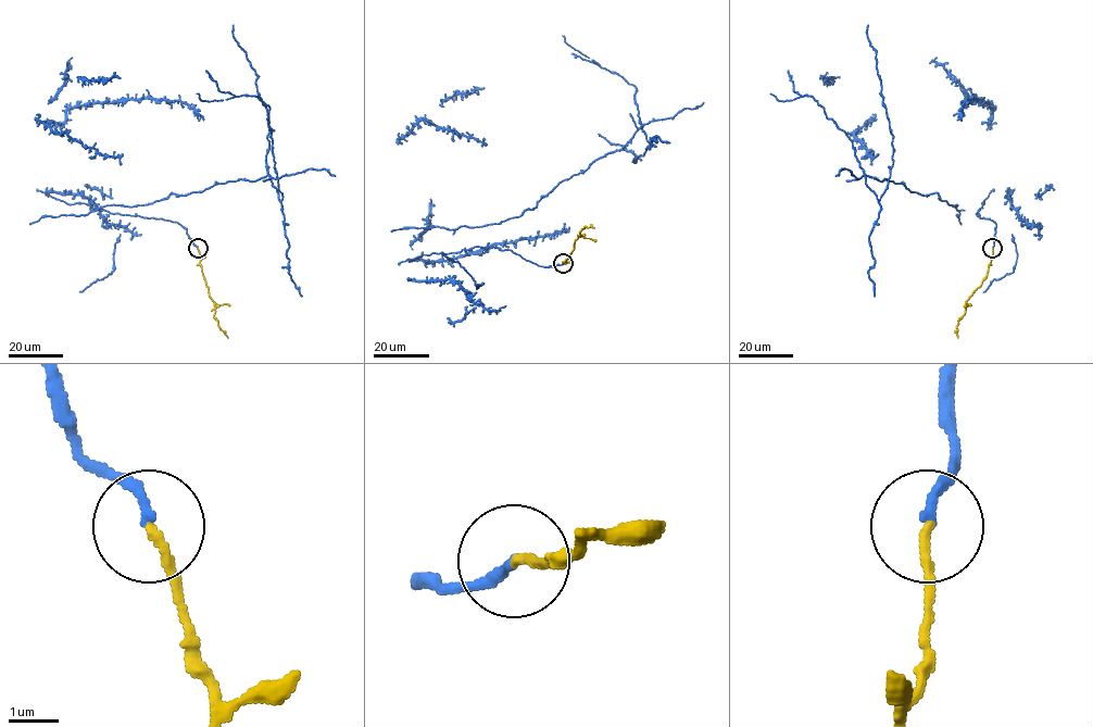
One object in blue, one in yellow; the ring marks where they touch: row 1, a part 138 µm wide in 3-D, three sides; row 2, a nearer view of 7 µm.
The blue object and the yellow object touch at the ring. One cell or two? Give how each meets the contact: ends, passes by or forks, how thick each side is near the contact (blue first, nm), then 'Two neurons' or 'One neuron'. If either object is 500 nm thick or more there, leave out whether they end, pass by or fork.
At the ring blue ends. At the ring yellow ends. Thickness 200 nm (blue) against 170 nm. One neuron

